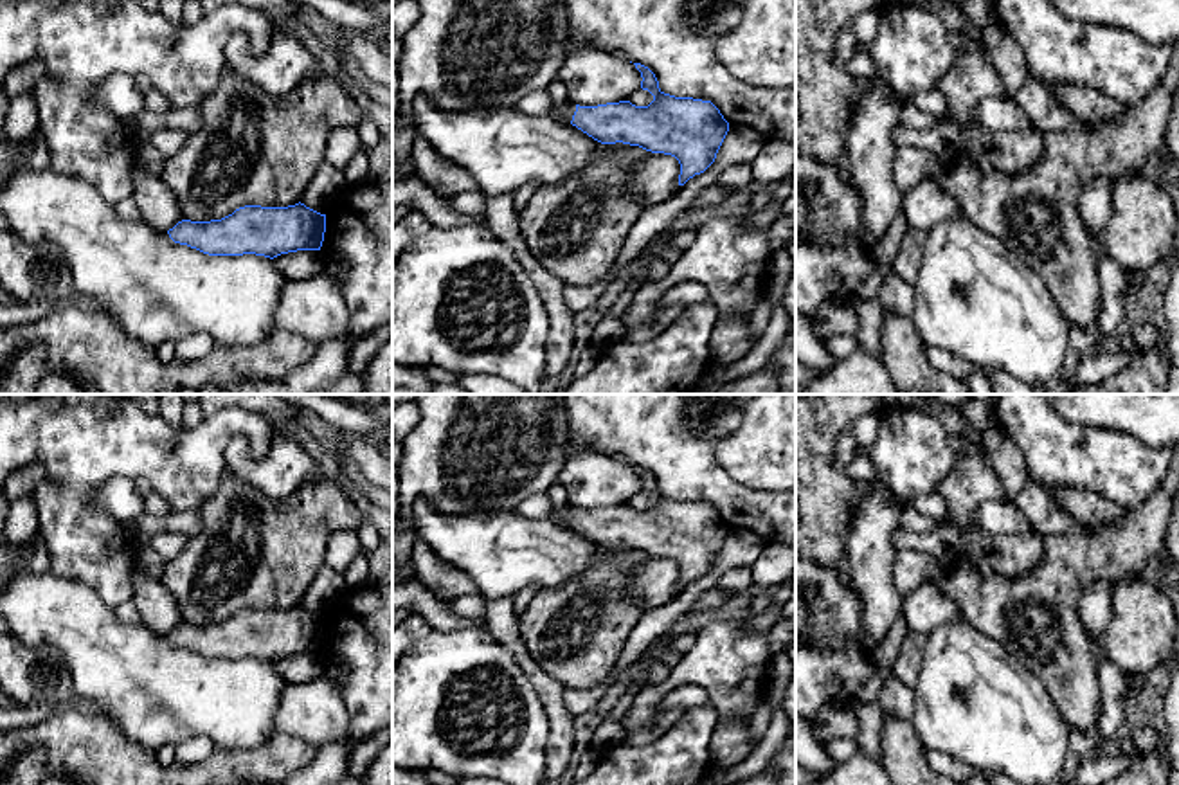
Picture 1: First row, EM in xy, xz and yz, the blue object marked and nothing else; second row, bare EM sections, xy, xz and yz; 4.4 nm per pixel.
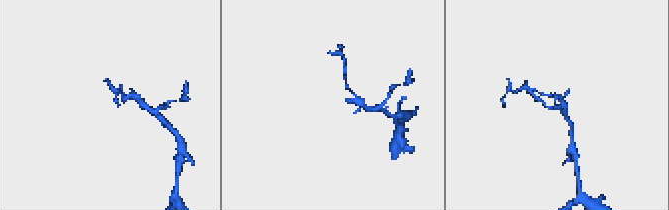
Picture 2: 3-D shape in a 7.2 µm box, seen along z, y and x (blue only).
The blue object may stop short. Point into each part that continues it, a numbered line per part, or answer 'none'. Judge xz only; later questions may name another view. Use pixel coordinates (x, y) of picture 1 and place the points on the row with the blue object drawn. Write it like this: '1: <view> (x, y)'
1: xz (564, 112)

